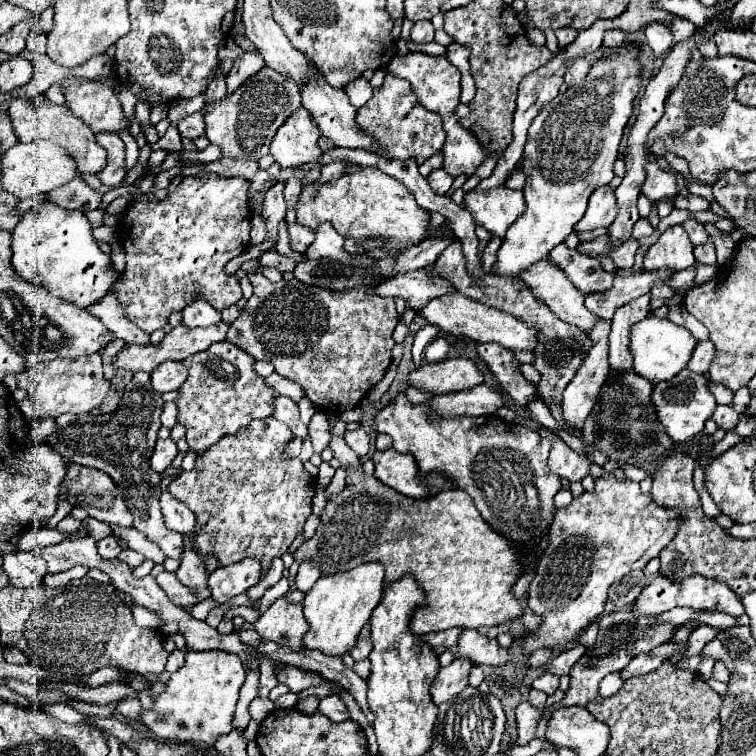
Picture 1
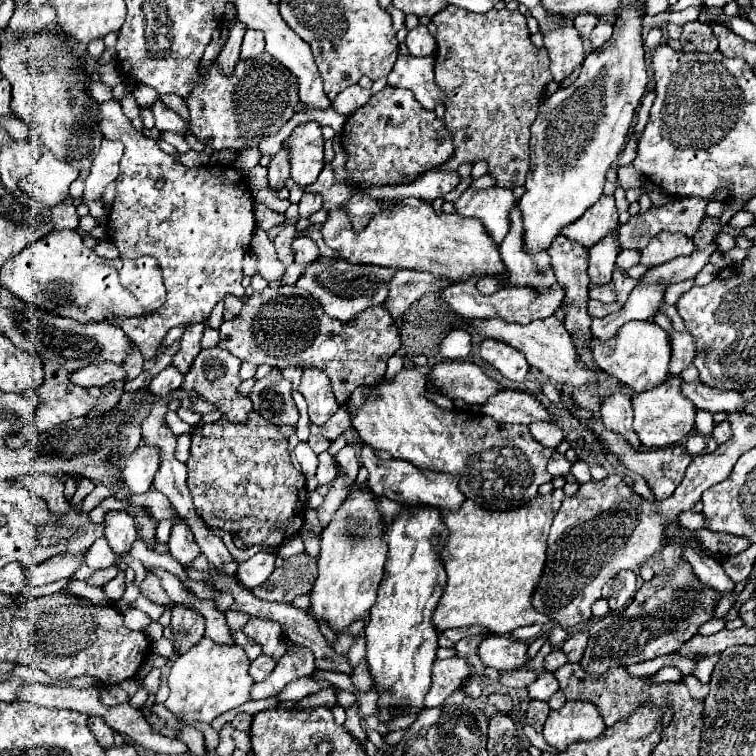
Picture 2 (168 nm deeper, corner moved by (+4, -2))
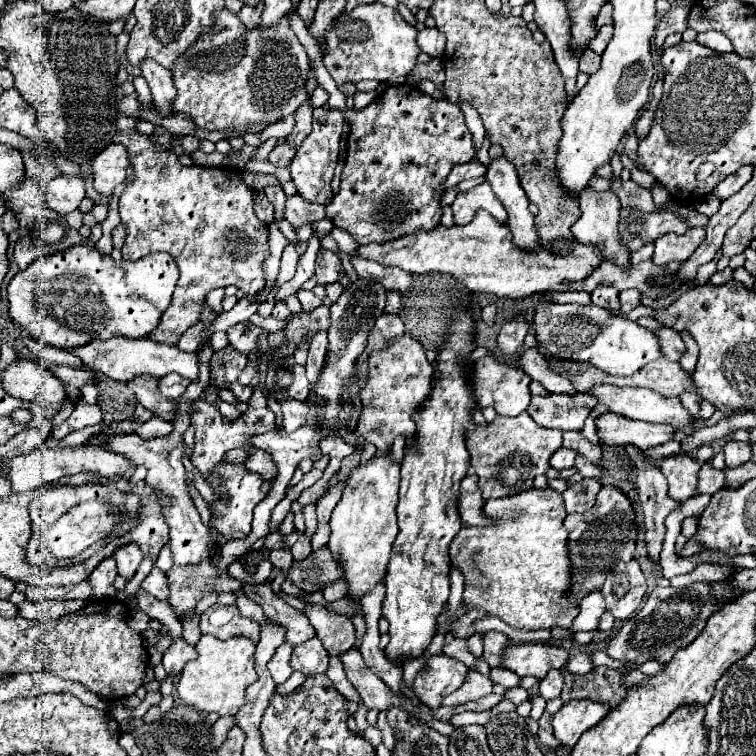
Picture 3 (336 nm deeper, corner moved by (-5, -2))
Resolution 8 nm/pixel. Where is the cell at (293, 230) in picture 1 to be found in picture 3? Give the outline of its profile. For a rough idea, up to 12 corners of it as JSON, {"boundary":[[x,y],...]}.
{"boundary":[[321,248],[317,256],[319,284],[339,282],[345,274],[339,256]]}

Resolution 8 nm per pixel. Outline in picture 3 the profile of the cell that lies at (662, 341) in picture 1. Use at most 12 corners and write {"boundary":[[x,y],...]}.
{"boundary":[[593,304],[537,306],[549,356],[633,376],[651,330]]}

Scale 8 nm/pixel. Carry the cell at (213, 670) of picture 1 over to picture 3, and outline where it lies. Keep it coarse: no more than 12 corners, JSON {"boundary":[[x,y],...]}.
{"boundary":[[203,634],[179,698],[237,714],[257,680],[255,642]]}

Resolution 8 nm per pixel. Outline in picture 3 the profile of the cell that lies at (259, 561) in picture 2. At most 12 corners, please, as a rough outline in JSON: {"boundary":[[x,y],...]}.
{"boundary":[[271,550],[269,560],[277,570],[289,570],[291,550]]}

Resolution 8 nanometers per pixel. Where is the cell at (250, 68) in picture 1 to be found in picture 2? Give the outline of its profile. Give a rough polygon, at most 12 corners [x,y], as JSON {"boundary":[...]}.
{"boundary":[[246,30],[240,60],[252,60],[264,50],[264,36]]}

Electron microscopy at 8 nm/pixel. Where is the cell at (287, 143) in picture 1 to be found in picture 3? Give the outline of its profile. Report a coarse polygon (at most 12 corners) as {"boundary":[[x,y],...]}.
{"boundary":[[315,108],[289,164],[299,196],[329,204],[343,120]]}

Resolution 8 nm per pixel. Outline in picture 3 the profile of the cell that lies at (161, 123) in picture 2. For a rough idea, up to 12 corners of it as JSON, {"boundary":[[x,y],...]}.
{"boundary":[[143,60],[141,76],[153,104],[167,112],[175,98],[171,72]]}

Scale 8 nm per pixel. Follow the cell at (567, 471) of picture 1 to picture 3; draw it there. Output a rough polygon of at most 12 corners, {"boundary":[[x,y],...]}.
{"boundary":[[559,448],[549,466],[555,470],[573,468],[575,450]]}

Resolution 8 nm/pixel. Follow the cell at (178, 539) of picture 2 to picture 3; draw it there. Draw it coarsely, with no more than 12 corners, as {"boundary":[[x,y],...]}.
{"boundary":[[211,560],[199,568],[171,568],[169,606],[191,612],[211,592],[241,592]]}

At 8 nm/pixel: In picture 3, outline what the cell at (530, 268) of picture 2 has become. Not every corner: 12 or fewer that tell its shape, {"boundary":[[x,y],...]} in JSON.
{"boundary":[[499,156],[485,176],[509,214],[515,244],[539,248],[529,198]]}

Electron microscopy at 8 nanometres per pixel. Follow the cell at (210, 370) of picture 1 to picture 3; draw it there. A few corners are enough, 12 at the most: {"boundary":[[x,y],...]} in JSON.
{"boundary":[[231,346],[213,352],[211,374],[235,382],[247,356]]}

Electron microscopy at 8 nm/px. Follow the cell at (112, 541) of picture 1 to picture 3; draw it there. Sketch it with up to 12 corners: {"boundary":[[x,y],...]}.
{"boundary":[[105,558],[89,576],[93,596],[113,596],[117,566]]}

